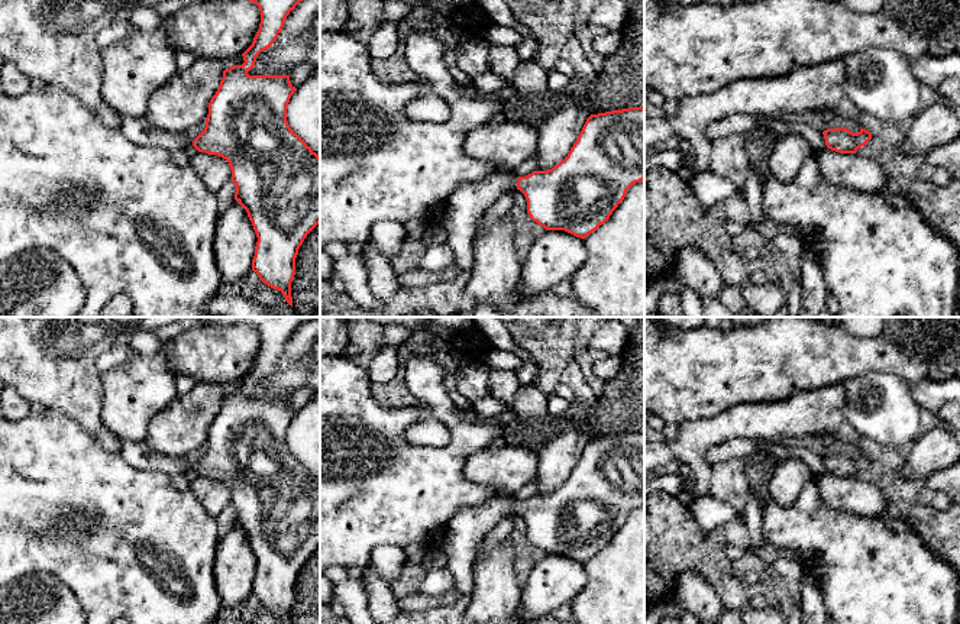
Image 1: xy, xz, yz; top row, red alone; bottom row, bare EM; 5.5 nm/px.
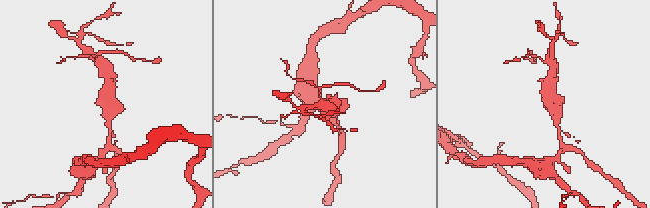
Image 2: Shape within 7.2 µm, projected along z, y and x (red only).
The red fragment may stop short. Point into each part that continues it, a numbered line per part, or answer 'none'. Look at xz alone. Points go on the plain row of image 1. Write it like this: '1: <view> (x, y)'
1: xz (466, 527)

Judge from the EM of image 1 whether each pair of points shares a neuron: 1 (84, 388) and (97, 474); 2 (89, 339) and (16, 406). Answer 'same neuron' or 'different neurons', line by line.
1: different neurons
2: different neurons

